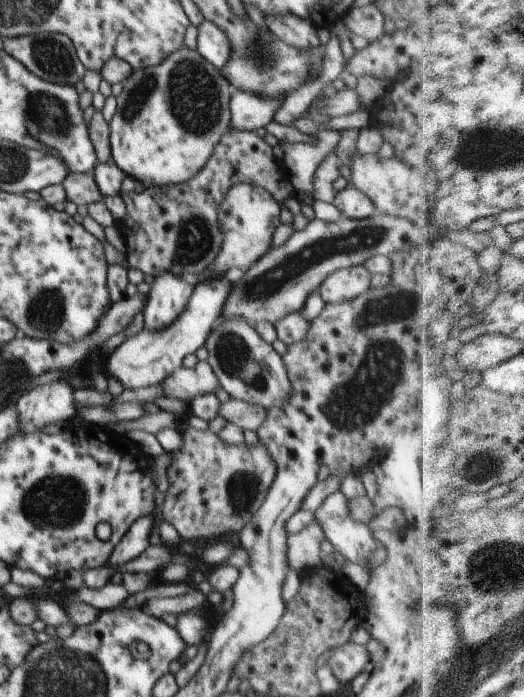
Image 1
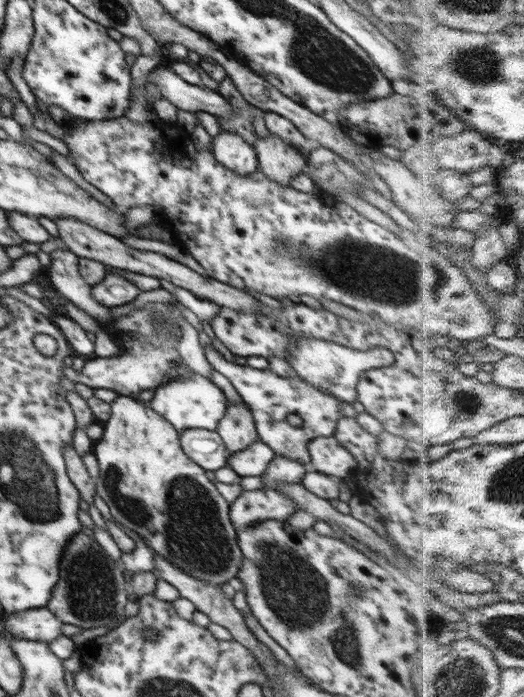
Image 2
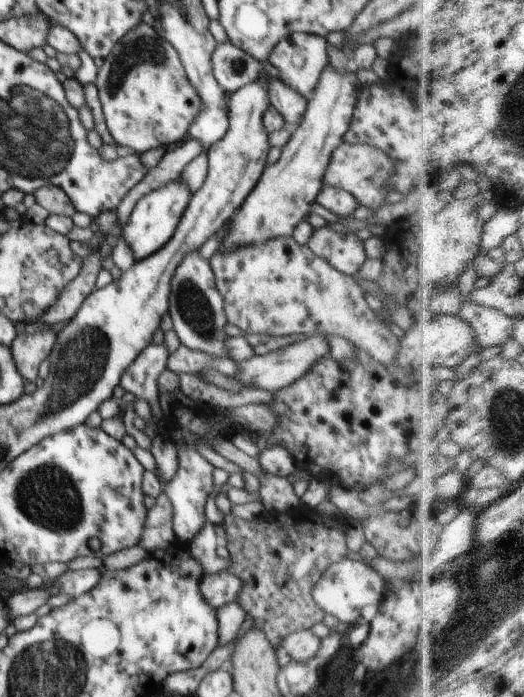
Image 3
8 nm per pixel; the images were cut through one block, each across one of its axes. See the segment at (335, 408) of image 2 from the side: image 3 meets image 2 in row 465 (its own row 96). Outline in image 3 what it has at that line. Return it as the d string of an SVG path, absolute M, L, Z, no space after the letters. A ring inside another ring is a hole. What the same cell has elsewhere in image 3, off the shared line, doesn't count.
M294 33L282 39L268 56L268 62L278 70L278 79L282 84L296 88L298 94L308 99L320 80L320 73L329 65L326 53L327 40L315 34Z

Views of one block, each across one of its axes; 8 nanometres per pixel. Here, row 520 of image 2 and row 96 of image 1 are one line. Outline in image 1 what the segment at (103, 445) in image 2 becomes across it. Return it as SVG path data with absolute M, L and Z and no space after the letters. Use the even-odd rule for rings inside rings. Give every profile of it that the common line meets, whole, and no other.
M183 47L164 62L144 69L133 69L130 77L122 83L123 90L114 95L116 102L110 126L110 154L112 161L145 187L184 184L194 178L214 152L222 134L231 130L230 98L232 85L197 50Z

